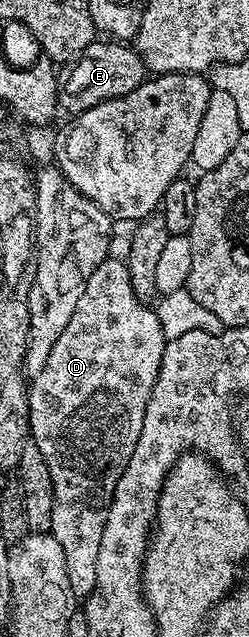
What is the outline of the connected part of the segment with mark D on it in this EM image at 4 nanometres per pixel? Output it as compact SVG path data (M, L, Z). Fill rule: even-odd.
M108 256L106 261L89 275L89 283L85 283L85 291L77 302L65 331L54 345L49 354L45 367L30 382L27 391L29 403L29 423L31 424L30 440L37 447L41 447L41 455L45 455L45 463L49 463L49 475L53 475L53 519L51 520L51 534L61 543L61 552L65 555L65 571L69 574L69 587L76 599L86 599L97 583L97 554L101 551L101 531L105 531L105 519L109 515L109 507L113 503L113 491L117 491L117 481L121 479L121 471L129 463L129 455L133 455L133 447L137 447L137 439L141 435L141 423L145 423L145 407L149 403L149 395L153 395L153 387L157 383L157 375L161 371L161 357L165 355L167 346L165 332L161 329L156 310L150 304L137 299L133 291L133 283L129 283L129 271L126 260Z

